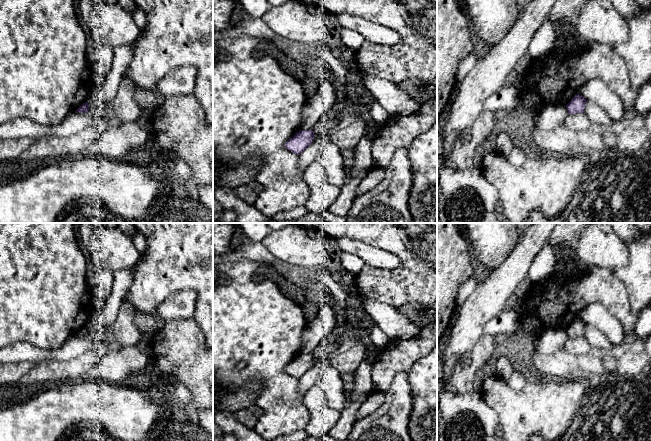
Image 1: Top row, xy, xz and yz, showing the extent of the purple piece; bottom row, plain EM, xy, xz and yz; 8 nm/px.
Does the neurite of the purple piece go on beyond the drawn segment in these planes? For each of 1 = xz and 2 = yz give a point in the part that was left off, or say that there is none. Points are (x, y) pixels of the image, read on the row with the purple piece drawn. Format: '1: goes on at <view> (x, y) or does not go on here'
1: does not go on here
2: does not go on here

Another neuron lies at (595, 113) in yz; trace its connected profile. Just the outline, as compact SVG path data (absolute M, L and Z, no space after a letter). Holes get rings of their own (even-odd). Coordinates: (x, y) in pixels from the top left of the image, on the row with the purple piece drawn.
M586 101L584 112L592 123L604 125L609 129L614 124L608 113L592 101Z

